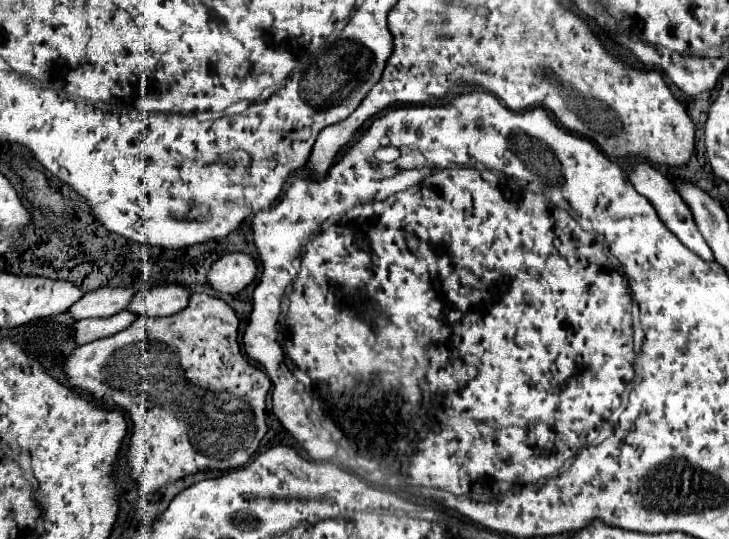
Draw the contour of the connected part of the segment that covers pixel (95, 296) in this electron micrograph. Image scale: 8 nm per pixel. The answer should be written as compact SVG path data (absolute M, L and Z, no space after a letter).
M115 286L115 288L97 288L87 292L79 302L75 302L69 312L75 320L83 318L101 318L101 316L113 316L121 310L125 310L131 300L139 294L135 286Z

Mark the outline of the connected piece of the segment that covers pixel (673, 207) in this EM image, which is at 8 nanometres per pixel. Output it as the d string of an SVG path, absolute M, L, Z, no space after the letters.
M639 162L639 164L635 164L635 168L629 172L629 180L631 180L631 184L635 186L635 190L637 190L639 194L643 194L643 196L655 206L655 210L657 210L661 222L663 222L689 250L693 250L695 254L699 254L705 262L713 262L713 252L711 252L711 248L707 246L707 242L703 240L703 236L699 234L697 224L695 224L695 220L693 220L693 214L691 214L689 206L683 202L683 198L679 196L679 192L675 190L675 186L669 182L669 178L667 178L665 174L661 174L659 170L655 170L651 164Z

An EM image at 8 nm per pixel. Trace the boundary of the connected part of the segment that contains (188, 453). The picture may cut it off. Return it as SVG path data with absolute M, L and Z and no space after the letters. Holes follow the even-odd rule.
M193 294L183 312L163 318L135 320L135 324L123 332L77 346L65 360L65 374L69 376L73 388L87 390L101 404L117 406L131 414L133 438L127 464L133 468L141 496L149 496L157 488L177 478L195 474L197 470L239 468L257 452L267 432L265 396L271 388L271 380L261 368L249 364L249 360L241 354L237 328L239 318L225 300L209 294ZM239 384L245 384L243 388L247 390L237 392Z

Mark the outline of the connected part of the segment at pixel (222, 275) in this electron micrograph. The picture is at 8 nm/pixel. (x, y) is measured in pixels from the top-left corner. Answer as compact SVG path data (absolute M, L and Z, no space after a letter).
M231 252L219 258L209 270L209 282L215 290L237 294L257 276L257 262L247 252Z

